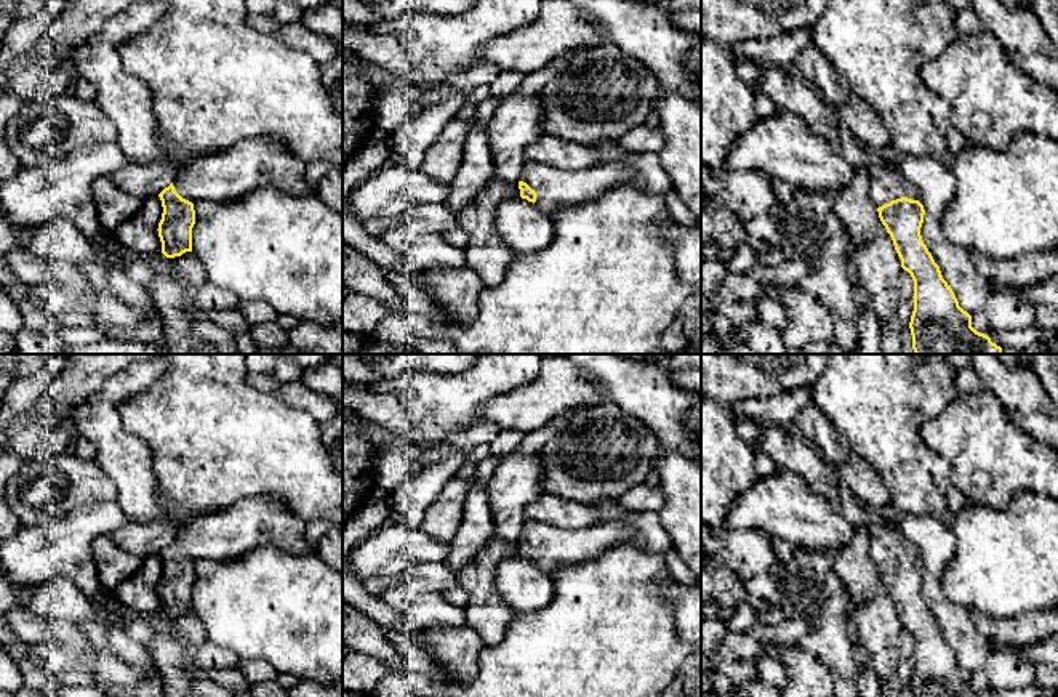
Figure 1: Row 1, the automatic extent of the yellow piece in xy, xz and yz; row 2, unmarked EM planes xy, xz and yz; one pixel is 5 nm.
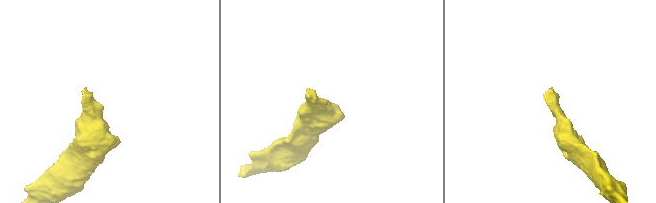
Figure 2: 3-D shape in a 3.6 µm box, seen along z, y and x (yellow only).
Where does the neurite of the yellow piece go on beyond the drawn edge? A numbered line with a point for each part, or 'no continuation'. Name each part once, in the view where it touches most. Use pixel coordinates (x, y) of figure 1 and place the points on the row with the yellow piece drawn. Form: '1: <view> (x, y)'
1: yz (887, 183)

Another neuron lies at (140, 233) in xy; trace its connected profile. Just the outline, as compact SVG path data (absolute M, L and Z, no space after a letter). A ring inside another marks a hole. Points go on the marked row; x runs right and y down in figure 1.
M158 195L142 199L141 208L112 234L115 242L142 255L162 253L158 223L163 207Z

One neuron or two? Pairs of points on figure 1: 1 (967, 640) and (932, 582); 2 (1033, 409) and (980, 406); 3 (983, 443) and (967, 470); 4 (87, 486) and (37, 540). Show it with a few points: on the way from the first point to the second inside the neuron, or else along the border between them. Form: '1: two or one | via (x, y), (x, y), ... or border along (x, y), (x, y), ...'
1: one | via (956, 625), (933, 596)
2: two | border along (983, 388), (1029, 435)
3: one | via (983, 449), (983, 454), (973, 463)
4: two | border along (95, 500), (40, 523), (23, 524)

